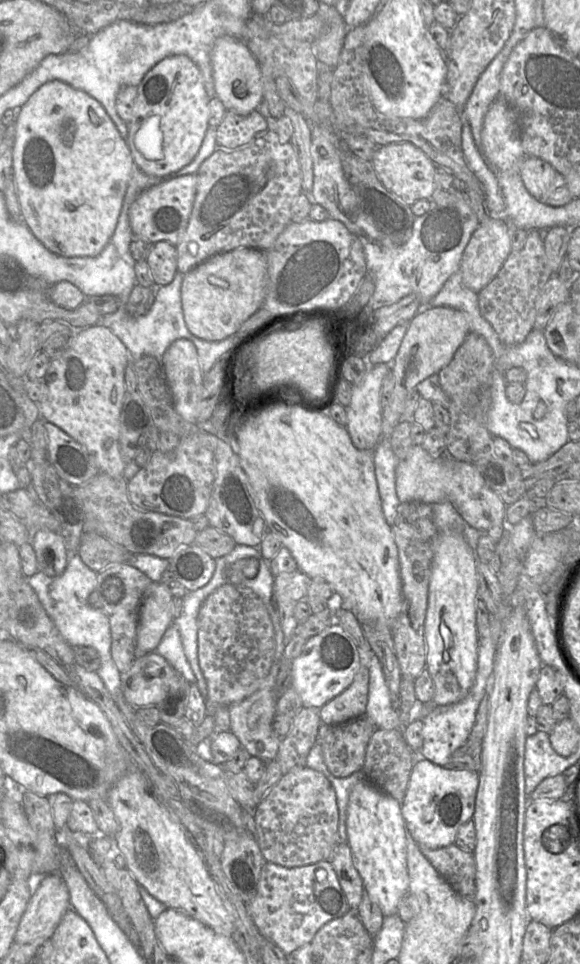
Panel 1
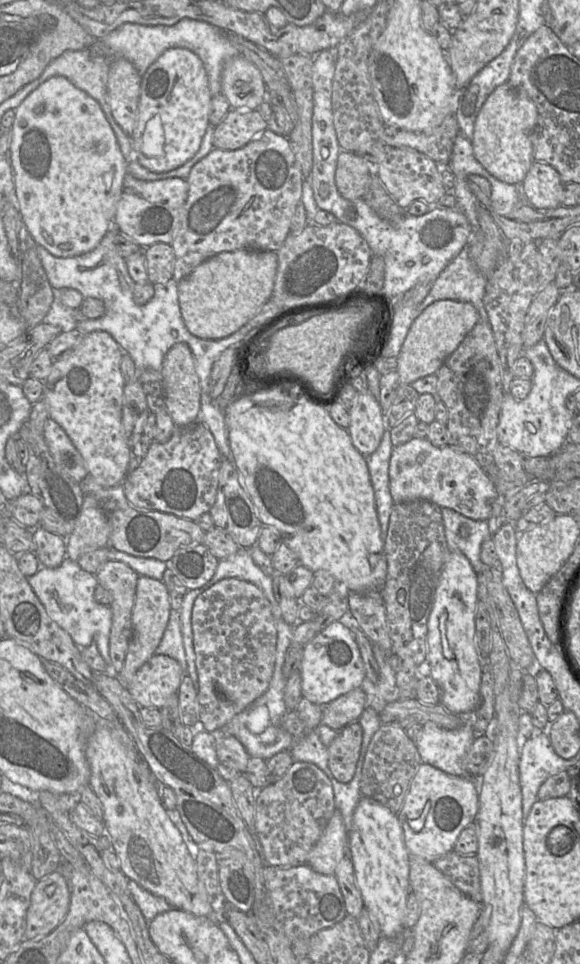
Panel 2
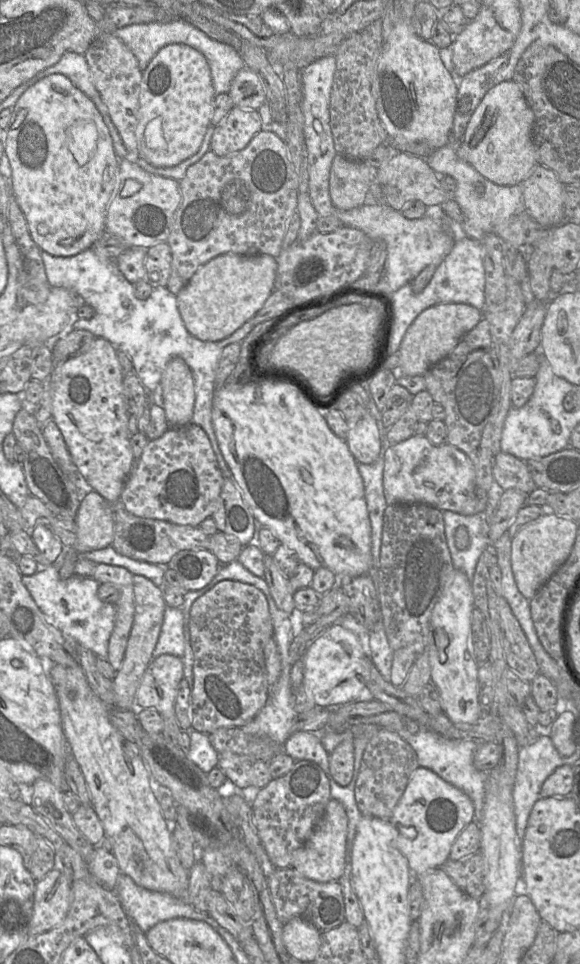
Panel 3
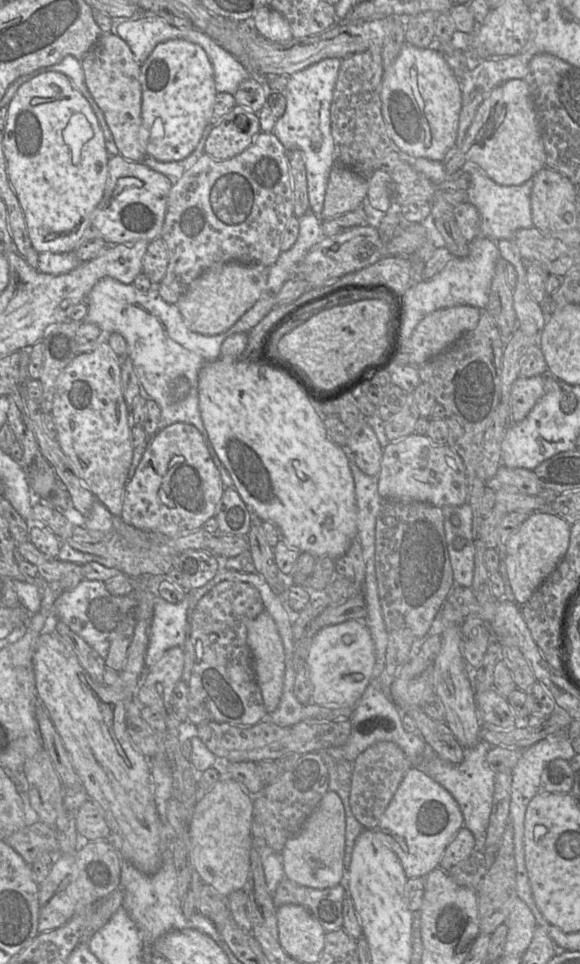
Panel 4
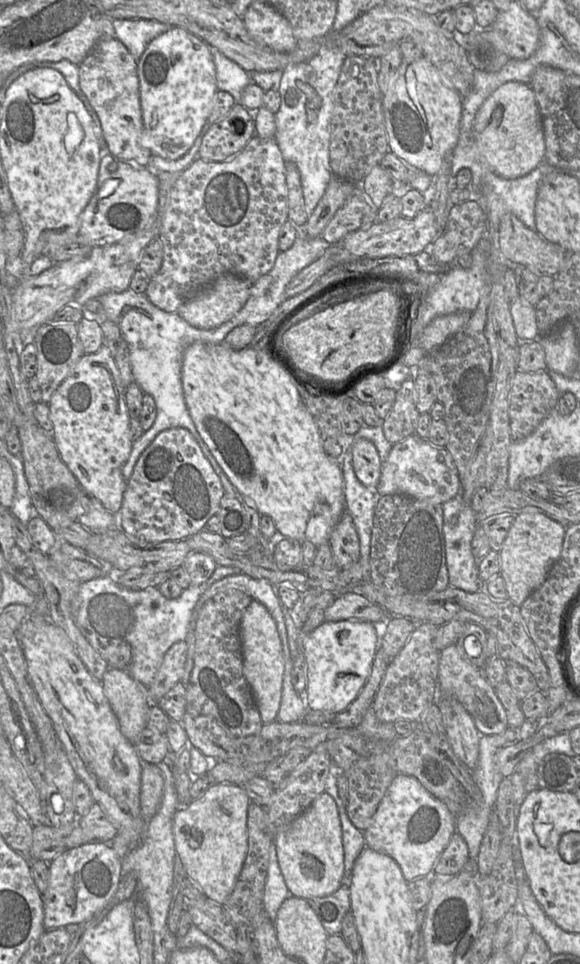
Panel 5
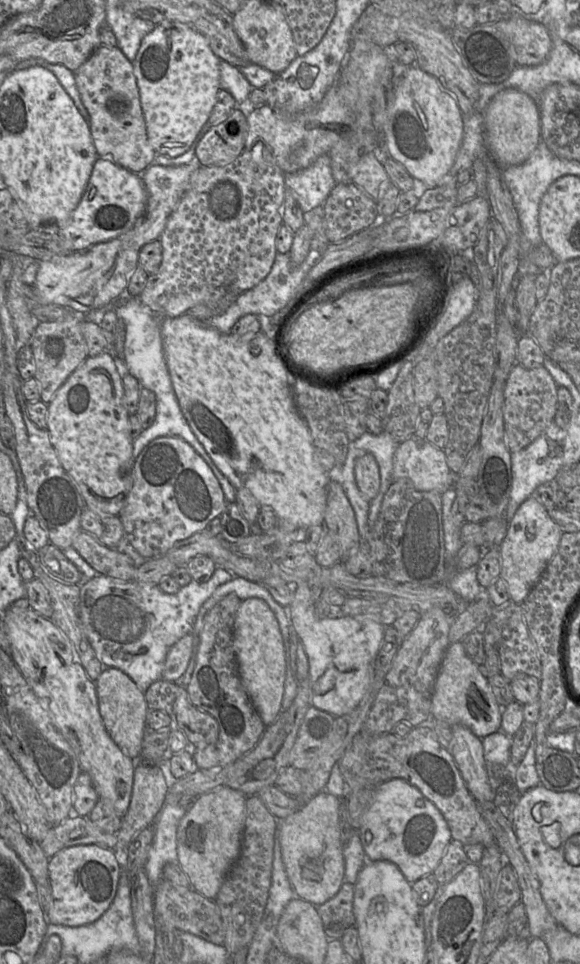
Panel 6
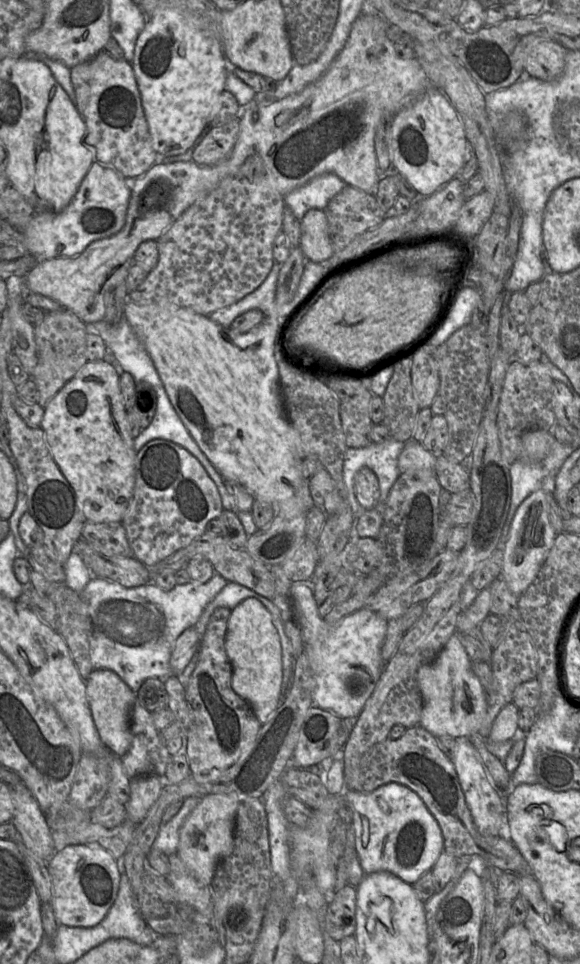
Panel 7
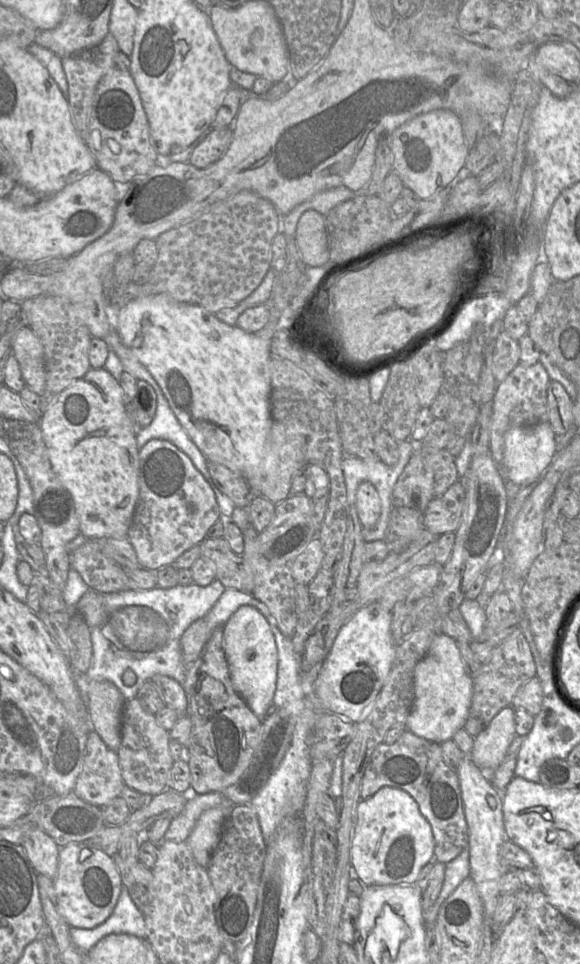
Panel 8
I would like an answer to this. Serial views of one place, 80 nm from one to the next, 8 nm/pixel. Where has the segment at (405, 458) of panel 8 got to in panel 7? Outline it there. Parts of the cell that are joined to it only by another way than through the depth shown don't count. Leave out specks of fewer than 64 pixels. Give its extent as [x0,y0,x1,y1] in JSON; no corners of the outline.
[343,438,405,519]

